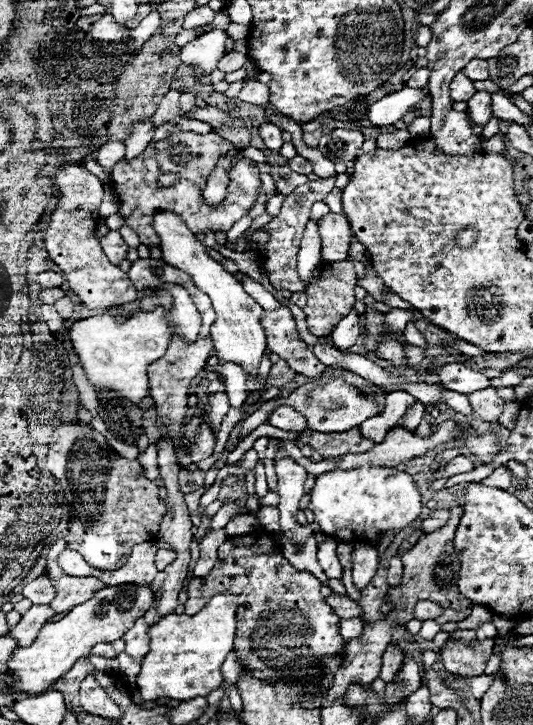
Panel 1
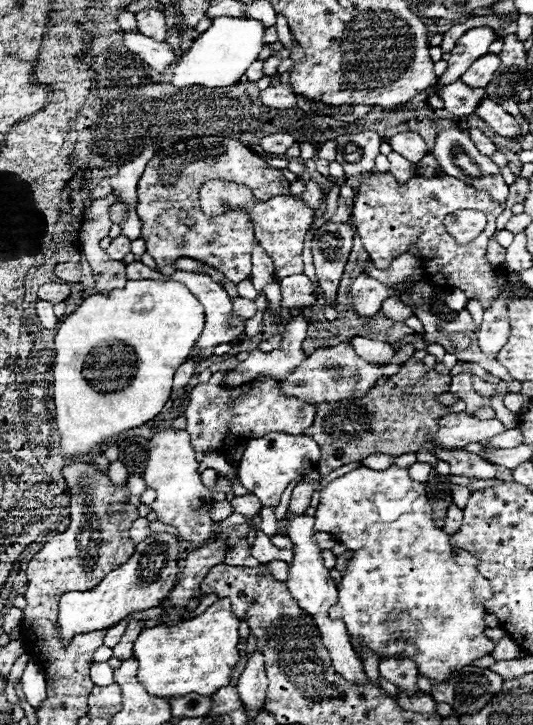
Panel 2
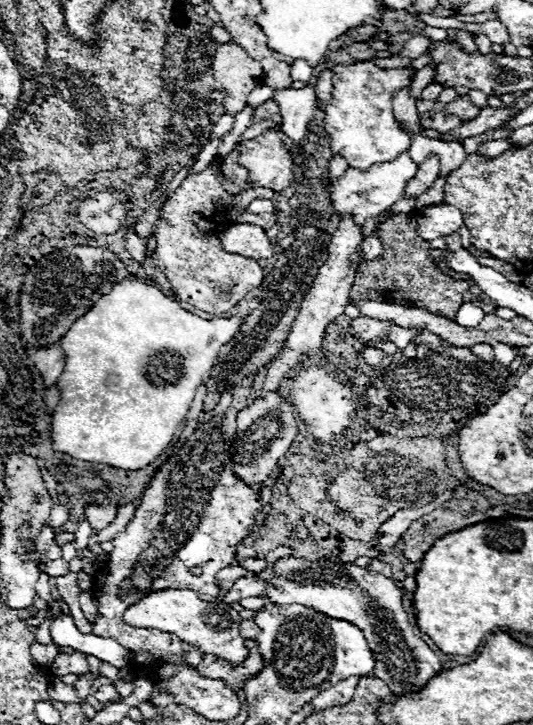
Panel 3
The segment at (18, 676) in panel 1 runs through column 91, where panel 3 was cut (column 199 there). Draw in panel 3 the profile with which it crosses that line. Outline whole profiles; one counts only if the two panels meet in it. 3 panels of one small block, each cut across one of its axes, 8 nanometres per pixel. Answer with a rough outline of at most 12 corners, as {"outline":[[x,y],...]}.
{"outline":[[158,590],[124,622],[158,628],[232,666],[246,660],[240,614],[192,590]]}

